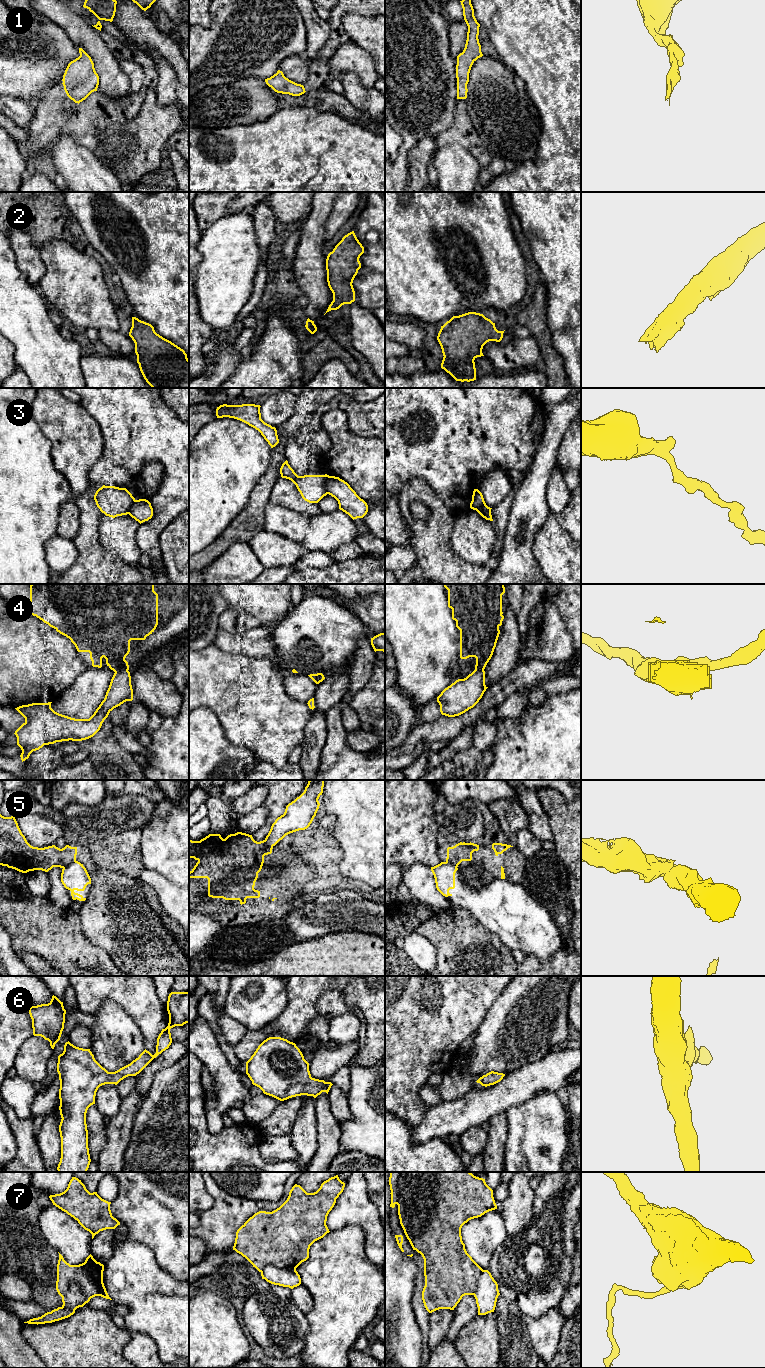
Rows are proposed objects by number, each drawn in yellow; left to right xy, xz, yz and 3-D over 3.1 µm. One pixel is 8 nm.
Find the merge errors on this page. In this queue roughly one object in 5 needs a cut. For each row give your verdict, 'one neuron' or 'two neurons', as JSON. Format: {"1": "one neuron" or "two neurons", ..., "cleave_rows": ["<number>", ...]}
{"1": "one neuron", "2": "one neuron", "3": "two neurons", "4": "two neurons", "5": "two neurons", "6": "one neuron", "7": "two neurons", "cleave_rows": ["3", "4", "5", "7"]}

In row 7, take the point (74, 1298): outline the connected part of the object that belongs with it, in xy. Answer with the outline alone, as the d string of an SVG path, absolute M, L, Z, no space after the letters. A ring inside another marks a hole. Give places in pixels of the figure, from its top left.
M72 1280L70 1282L70 1289L67 1294L62 1298L63 1305L57 1309L47 1312L41 1317L30 1319L28 1324L45 1324L59 1321L70 1317L75 1313L75 1310L79 1307L83 1307L90 1301L86 1295L84 1295L79 1289L77 1282Z

